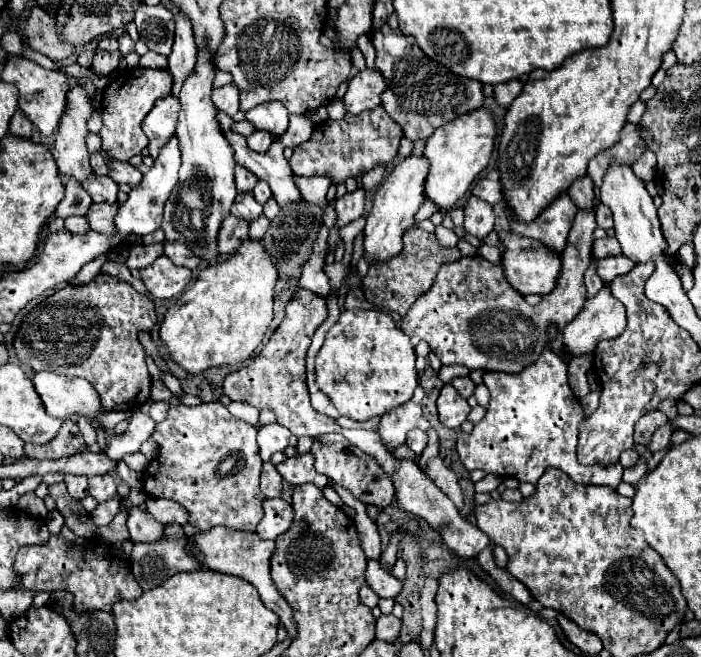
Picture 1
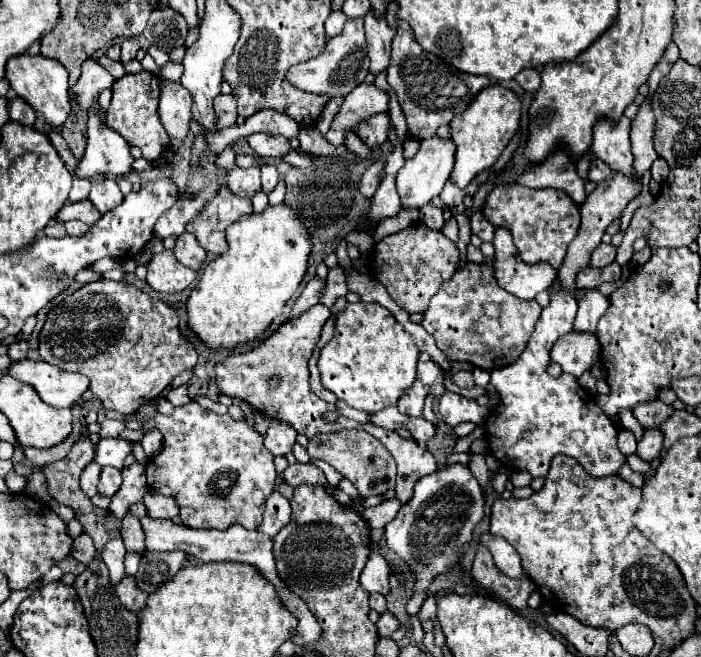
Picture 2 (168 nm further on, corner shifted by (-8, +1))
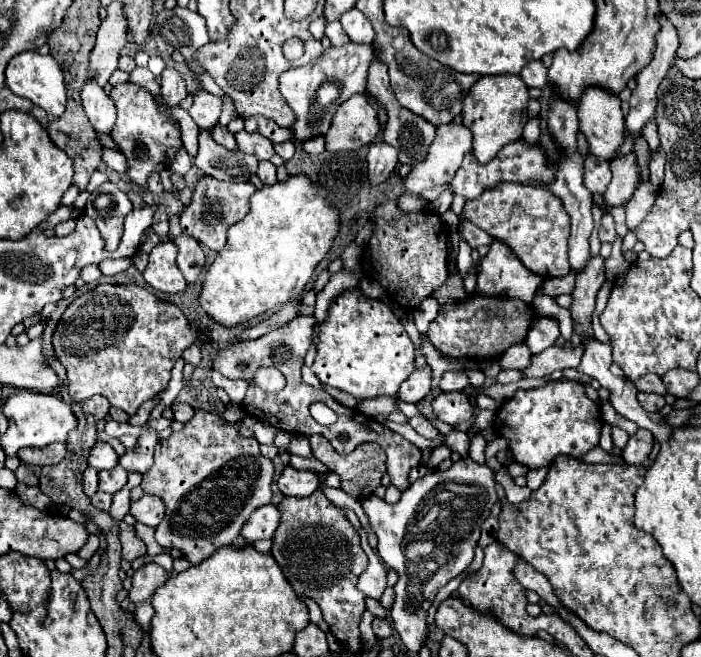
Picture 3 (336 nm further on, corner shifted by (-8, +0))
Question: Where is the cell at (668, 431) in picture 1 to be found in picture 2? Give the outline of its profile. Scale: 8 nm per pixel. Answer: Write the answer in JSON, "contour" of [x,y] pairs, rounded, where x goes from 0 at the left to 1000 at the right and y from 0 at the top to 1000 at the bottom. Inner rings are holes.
{"contour":[[[917,654],[917,667],[909,673],[909,694],[929,703],[943,691],[946,661],[940,654]]]}

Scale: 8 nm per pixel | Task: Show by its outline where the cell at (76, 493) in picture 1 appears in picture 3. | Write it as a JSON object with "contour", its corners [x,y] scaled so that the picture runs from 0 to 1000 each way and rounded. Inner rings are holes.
{"contour":[[[124,711],[118,720],[118,744],[124,756],[133,756],[138,750],[138,714]]]}

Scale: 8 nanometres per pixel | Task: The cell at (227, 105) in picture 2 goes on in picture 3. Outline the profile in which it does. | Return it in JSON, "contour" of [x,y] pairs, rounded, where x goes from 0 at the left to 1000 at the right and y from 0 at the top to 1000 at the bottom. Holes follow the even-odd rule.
{"contour":[[[284,139],[270,166],[270,175],[284,190],[284,196],[304,196],[315,175],[315,148],[307,148],[295,139]]]}

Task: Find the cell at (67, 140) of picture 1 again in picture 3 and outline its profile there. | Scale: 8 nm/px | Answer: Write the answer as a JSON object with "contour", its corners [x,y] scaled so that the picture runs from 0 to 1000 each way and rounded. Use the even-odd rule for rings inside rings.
{"contour":[[[158,5],[158,11],[153,11],[153,29],[147,29],[138,47],[138,68],[127,87],[127,117],[136,120],[138,129],[150,129],[167,105],[170,78],[181,68],[181,50],[173,5]]]}

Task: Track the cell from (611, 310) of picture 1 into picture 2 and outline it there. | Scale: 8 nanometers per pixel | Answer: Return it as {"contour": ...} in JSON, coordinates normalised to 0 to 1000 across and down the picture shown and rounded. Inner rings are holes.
{"contour":[[[812,505],[800,511],[786,530],[786,548],[795,551],[803,560],[803,566],[826,575],[846,557],[846,551],[852,548],[852,536],[854,521],[843,508]]]}

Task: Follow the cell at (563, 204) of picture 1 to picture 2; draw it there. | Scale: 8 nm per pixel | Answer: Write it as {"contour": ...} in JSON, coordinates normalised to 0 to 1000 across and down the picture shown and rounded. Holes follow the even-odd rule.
{"contour":[[[740,280],[706,283],[692,304],[689,329],[706,347],[723,347],[732,359],[740,393],[749,402],[786,402],[792,411],[803,402],[812,368],[820,362],[826,350],[826,320],[803,289],[792,286],[749,286]]]}

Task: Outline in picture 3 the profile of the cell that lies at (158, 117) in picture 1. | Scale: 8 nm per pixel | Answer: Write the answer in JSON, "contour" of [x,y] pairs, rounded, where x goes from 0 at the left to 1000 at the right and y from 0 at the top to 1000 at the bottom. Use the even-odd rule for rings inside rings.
{"contour":[[[238,102],[230,114],[230,145],[235,151],[235,157],[241,163],[252,163],[264,148],[267,148],[267,135],[264,135],[264,123],[258,120],[258,114]]]}

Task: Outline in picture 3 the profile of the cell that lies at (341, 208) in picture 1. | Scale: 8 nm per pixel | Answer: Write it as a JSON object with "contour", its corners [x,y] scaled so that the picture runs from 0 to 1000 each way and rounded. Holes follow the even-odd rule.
{"contour":[[[549,215],[532,218],[524,233],[524,266],[529,282],[549,279],[566,254],[566,227]]]}

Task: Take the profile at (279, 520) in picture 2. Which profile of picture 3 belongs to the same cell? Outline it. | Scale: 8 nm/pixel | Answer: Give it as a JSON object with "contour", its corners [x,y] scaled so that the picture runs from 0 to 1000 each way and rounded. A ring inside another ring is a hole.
{"contour":[[[384,766],[384,769],[369,772],[369,778],[364,778],[364,784],[358,784],[358,790],[352,793],[352,802],[347,802],[344,814],[355,826],[361,826],[367,820],[387,820],[392,805],[398,802],[398,796],[401,796],[398,772]]]}

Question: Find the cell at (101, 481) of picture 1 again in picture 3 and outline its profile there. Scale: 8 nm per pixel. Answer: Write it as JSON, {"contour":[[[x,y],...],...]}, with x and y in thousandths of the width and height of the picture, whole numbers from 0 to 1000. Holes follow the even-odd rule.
{"contour":[[[173,708],[155,717],[141,717],[141,747],[164,753],[181,735],[181,717]]]}

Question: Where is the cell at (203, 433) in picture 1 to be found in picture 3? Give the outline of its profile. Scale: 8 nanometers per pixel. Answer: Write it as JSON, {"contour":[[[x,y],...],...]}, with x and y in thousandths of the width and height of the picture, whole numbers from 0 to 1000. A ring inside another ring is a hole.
{"contour":[[[278,623],[278,632],[255,659],[247,659],[241,668],[224,674],[221,705],[201,732],[201,744],[213,753],[227,753],[238,772],[233,796],[221,805],[224,826],[235,836],[250,833],[261,839],[261,848],[267,848],[275,860],[287,857],[304,839],[327,830],[344,811],[347,799],[355,793],[364,775],[387,766],[389,723],[389,702],[372,693],[367,668],[347,665],[338,650],[321,644],[321,638],[301,626]]]}

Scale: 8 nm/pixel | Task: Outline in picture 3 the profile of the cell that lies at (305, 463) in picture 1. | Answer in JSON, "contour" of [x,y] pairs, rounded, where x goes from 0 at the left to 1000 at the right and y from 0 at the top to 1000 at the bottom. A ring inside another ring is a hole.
{"contour":[[[409,708],[404,720],[398,723],[395,738],[407,753],[438,756],[452,744],[452,723],[447,717],[429,717],[429,714]]]}

